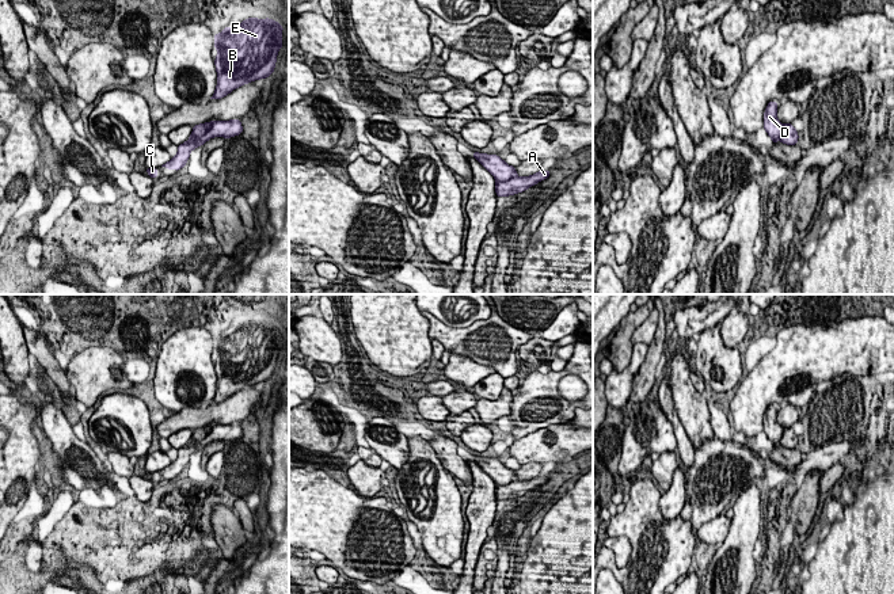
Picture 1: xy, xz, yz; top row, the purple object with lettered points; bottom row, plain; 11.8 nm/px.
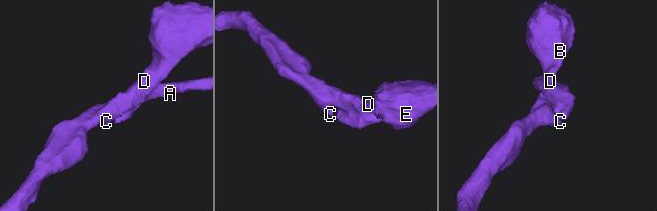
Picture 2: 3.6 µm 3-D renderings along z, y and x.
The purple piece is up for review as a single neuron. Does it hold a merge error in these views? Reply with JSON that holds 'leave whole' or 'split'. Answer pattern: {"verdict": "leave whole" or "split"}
{"verdict": "leave whole"}

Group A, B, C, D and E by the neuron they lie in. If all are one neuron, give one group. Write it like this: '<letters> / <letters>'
A B C D E

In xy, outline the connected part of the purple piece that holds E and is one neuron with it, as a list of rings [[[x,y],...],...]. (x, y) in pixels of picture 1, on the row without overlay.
[[[248,321],[214,338],[217,391],[210,403],[221,403],[237,391],[274,377],[282,334],[269,321]]]

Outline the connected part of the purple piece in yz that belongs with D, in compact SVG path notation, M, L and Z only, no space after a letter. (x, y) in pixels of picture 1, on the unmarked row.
M769 405L765 412L764 433L772 442L773 448L779 443L787 449L796 449L798 446L799 439L795 431L792 430L792 427L783 429L777 423L777 407L776 405Z

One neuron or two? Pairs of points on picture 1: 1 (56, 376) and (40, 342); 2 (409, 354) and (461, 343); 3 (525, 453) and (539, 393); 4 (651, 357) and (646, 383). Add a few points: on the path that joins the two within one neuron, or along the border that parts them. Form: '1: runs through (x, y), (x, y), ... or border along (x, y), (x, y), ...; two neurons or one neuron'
1: runs through (52, 368), (40, 350); one neuron
2: border along (419, 312), (429, 322), (429, 337), (432, 339); two neurons
3: border along (559, 422), (536, 429), (514, 440); two neurons
4: runs through (650, 364), (646, 376); one neuron

